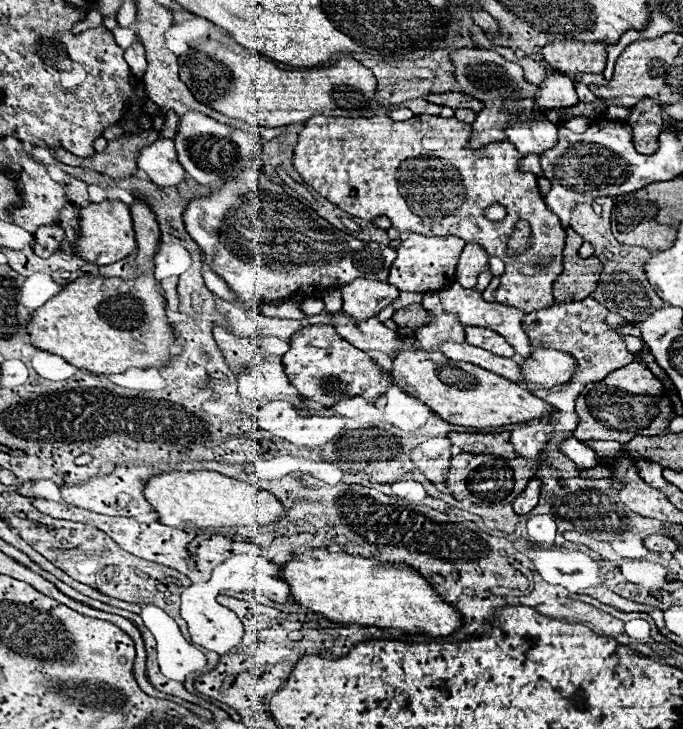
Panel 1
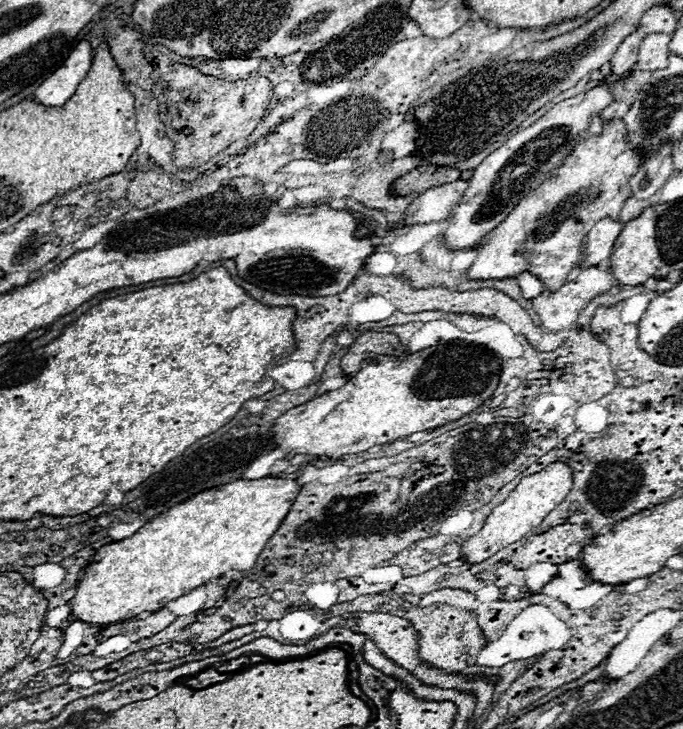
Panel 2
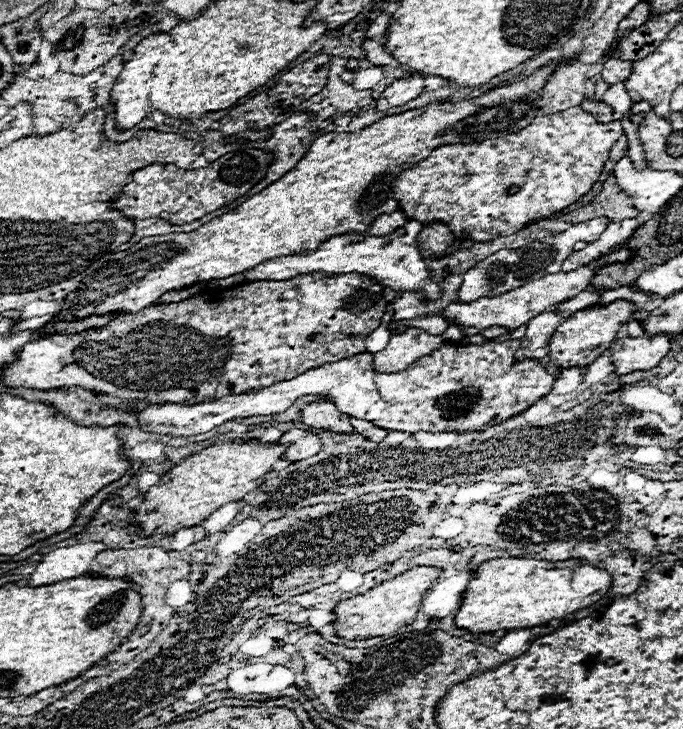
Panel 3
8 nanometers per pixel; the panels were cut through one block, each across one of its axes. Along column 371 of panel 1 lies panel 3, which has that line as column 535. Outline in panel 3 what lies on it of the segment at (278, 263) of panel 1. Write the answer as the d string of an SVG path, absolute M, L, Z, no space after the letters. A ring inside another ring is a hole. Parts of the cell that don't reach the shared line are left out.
M592 218L584 224L576 224L556 236L548 236L544 240L532 242L528 248L520 248L520 250L500 250L488 258L484 258L480 264L476 264L474 268L470 268L466 274L462 274L462 284L458 288L458 300L460 302L474 302L478 298L488 298L488 296L498 296L504 294L508 290L520 288L526 282L534 280L534 278L542 278L546 274L556 274L560 272L562 262L566 260L566 256L574 250L574 242L582 240L586 244L596 242L600 238L600 234L604 232L604 228L608 228L608 218Z

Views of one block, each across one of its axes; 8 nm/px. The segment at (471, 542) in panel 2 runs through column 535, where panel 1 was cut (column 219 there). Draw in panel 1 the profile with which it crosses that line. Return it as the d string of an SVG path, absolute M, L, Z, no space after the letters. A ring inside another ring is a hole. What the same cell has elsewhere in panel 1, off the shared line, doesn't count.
M166 472L154 476L146 482L146 500L158 512L160 522L172 528L232 528L232 526L270 526L280 522L284 516L284 506L264 488L228 478L218 472Z

